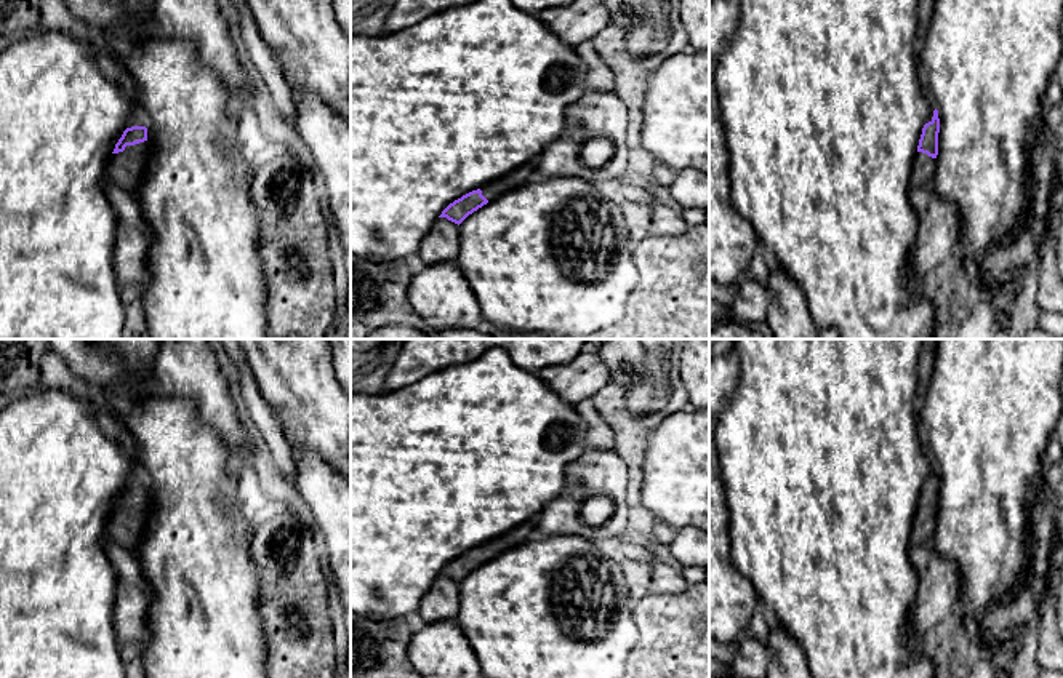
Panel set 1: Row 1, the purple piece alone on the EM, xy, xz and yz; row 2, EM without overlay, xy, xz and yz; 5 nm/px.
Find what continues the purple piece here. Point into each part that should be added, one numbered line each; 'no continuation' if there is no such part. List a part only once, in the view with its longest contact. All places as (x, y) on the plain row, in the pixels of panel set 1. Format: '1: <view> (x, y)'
1: xy (125, 526)

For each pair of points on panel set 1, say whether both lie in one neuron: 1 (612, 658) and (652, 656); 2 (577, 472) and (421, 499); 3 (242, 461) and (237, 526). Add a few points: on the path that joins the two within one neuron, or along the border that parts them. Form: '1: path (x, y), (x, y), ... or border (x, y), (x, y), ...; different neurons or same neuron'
1: border (634, 621), (637, 637), (625, 661); different neurons
2: border (589, 448), (565, 469), (564, 486), (545, 506); different neurons
3: border (226, 442), (231, 450), (229, 469), (239, 478); different neurons

